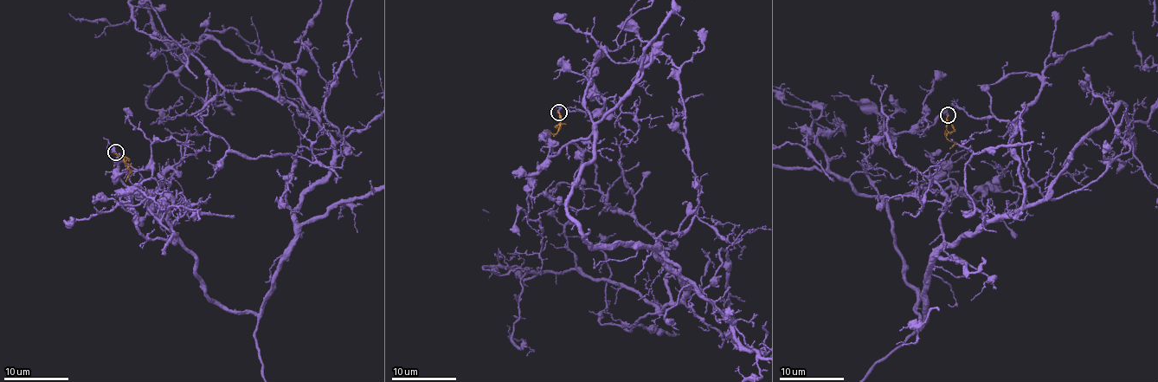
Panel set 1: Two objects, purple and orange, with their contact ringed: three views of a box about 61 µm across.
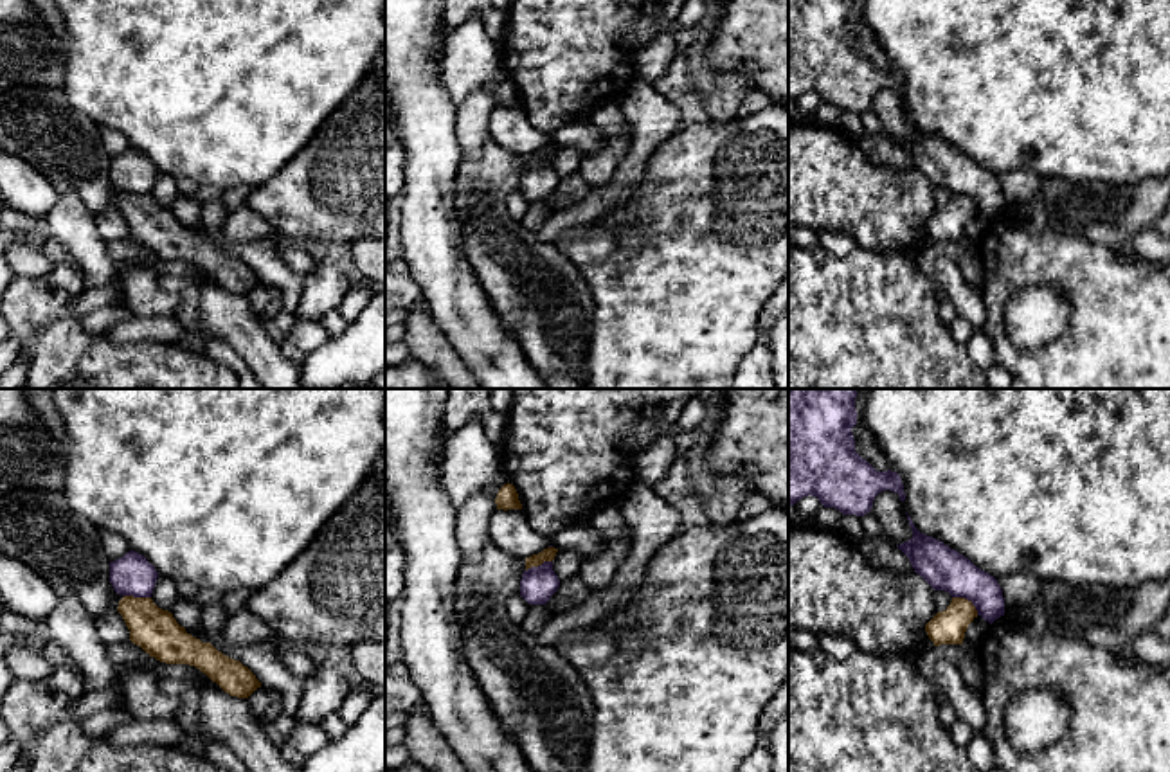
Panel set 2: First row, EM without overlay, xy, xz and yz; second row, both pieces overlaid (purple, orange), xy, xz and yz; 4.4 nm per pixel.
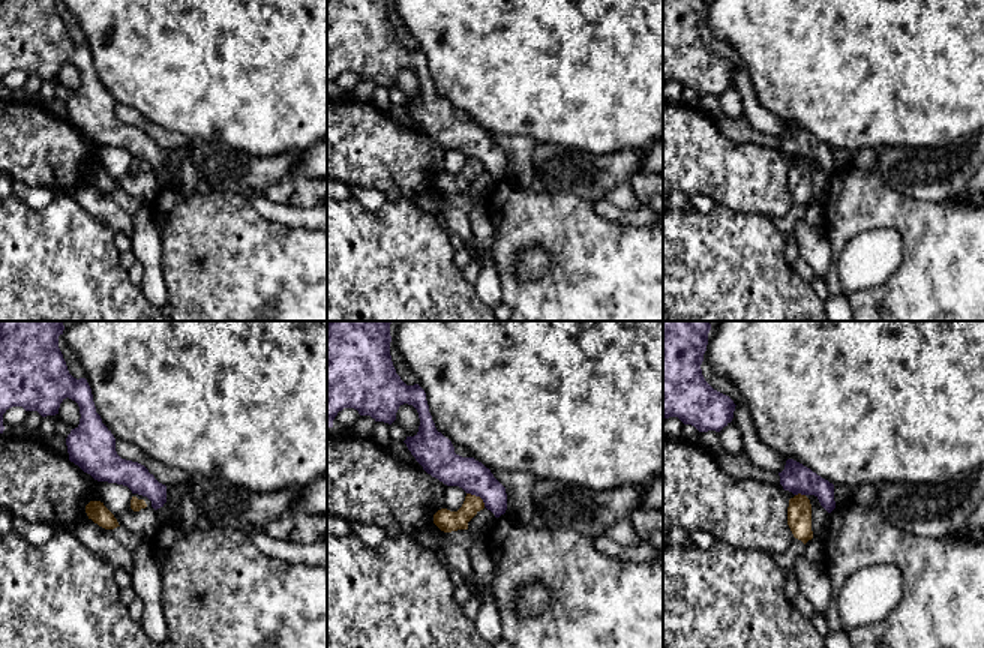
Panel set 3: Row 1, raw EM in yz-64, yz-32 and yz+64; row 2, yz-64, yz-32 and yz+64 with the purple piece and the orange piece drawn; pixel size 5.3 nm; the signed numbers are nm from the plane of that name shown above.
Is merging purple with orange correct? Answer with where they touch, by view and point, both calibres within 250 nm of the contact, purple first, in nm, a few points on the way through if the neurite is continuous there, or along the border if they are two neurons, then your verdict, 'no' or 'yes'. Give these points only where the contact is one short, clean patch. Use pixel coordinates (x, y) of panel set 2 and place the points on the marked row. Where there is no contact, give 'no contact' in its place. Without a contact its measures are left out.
contact yz (967, 598); calibres 190 and 150 nm; border yz (953, 596), (963, 596), (978, 614); no

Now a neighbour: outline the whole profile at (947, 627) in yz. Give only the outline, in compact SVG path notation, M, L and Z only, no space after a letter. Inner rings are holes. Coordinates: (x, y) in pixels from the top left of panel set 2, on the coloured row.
M952 597L950 605L925 624L925 632L934 646L963 644L965 632L976 617L977 610L972 601Z

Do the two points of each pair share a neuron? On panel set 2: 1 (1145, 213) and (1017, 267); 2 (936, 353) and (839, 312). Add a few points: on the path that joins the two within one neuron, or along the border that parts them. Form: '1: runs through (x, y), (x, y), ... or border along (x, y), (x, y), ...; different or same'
1: border along (1048, 225), (1100, 242), (1113, 251); different
2: runs through (913, 353), (881, 353), (863, 335); same

